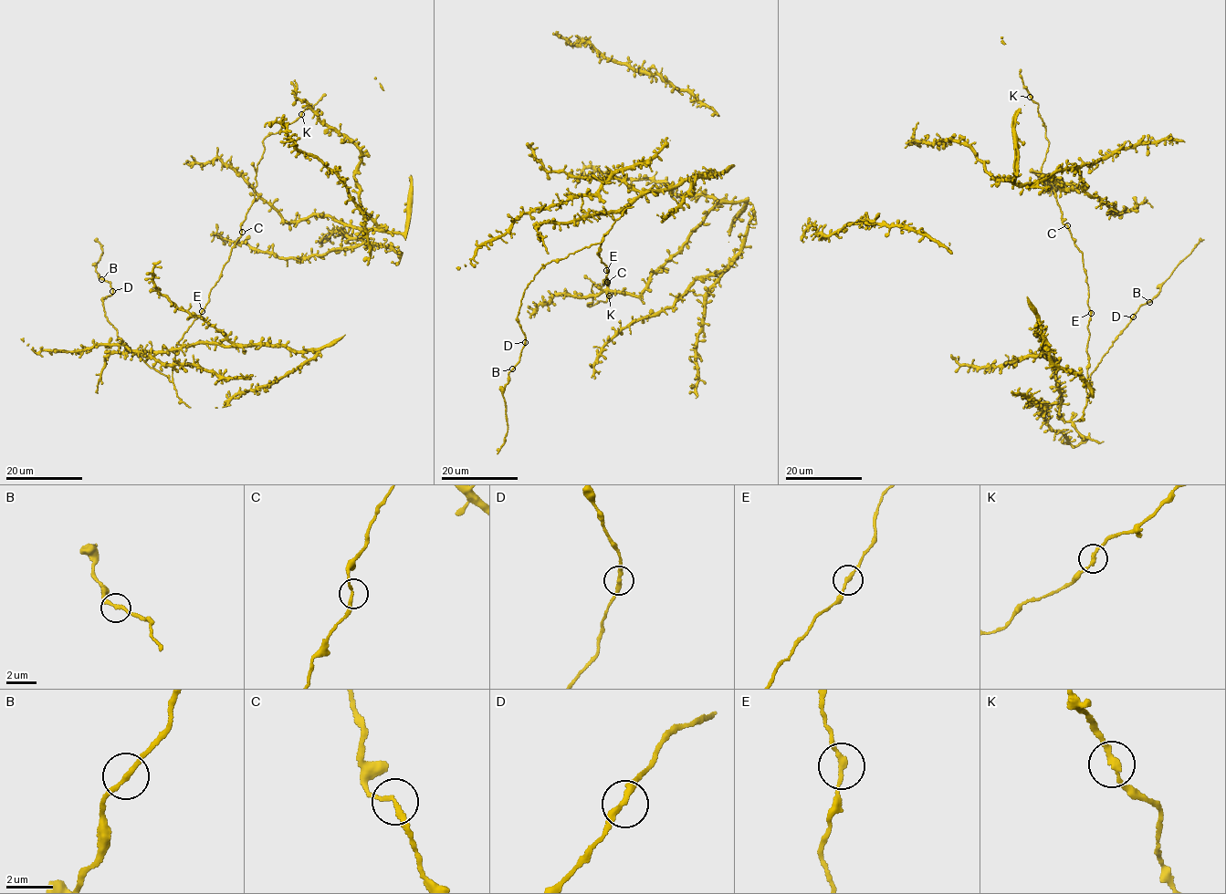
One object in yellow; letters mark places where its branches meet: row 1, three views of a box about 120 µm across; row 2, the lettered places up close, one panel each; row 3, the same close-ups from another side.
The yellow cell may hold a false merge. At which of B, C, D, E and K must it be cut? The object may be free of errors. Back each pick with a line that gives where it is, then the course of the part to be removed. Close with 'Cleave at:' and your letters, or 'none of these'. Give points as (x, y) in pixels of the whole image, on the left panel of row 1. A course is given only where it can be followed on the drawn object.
Cleave at: none of these

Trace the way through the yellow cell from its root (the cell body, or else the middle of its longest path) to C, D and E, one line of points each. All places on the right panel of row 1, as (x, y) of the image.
C: (1060, 207), (1063, 223), (1067, 225)
D: (1060, 207), (1063, 223), (1082, 254), (1088, 286), (1088, 400), (1094, 394), (1090, 374), (1133, 317)
E: (1060, 207), (1063, 223), (1082, 254), (1091, 313)

